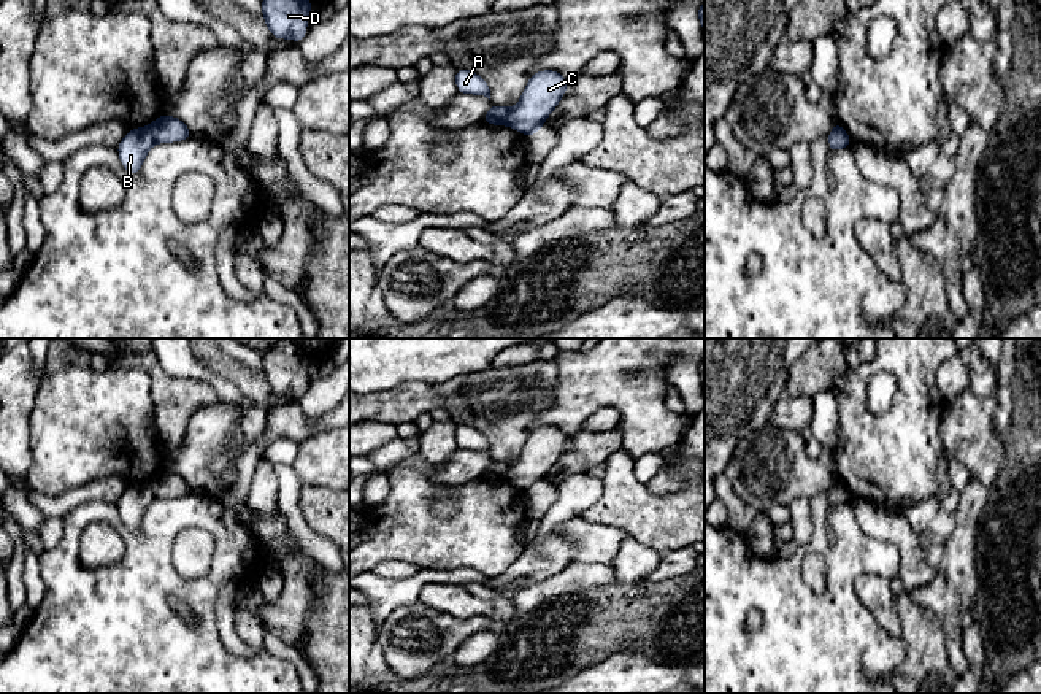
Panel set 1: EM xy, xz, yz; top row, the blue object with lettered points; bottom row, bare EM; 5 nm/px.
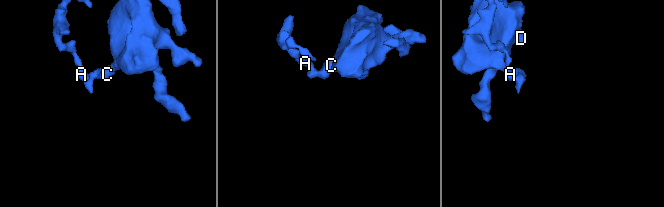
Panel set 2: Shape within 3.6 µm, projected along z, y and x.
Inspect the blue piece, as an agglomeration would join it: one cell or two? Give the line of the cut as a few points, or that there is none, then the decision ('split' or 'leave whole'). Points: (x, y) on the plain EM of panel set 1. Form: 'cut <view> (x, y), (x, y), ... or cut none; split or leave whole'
cut xy (146, 483), (156, 497); split

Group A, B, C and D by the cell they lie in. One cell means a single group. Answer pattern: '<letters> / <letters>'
A B / C D

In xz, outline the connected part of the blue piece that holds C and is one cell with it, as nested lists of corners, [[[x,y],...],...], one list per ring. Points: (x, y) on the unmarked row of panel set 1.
[[[554,426],[532,430],[519,459],[509,464],[506,481],[527,492],[535,491],[562,456],[568,440],[571,437]]]

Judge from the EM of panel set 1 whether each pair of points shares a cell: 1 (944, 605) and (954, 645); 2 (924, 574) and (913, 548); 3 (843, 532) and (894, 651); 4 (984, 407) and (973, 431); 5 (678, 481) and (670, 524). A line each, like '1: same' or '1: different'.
1: same
2: same
3: same
4: same
5: different

